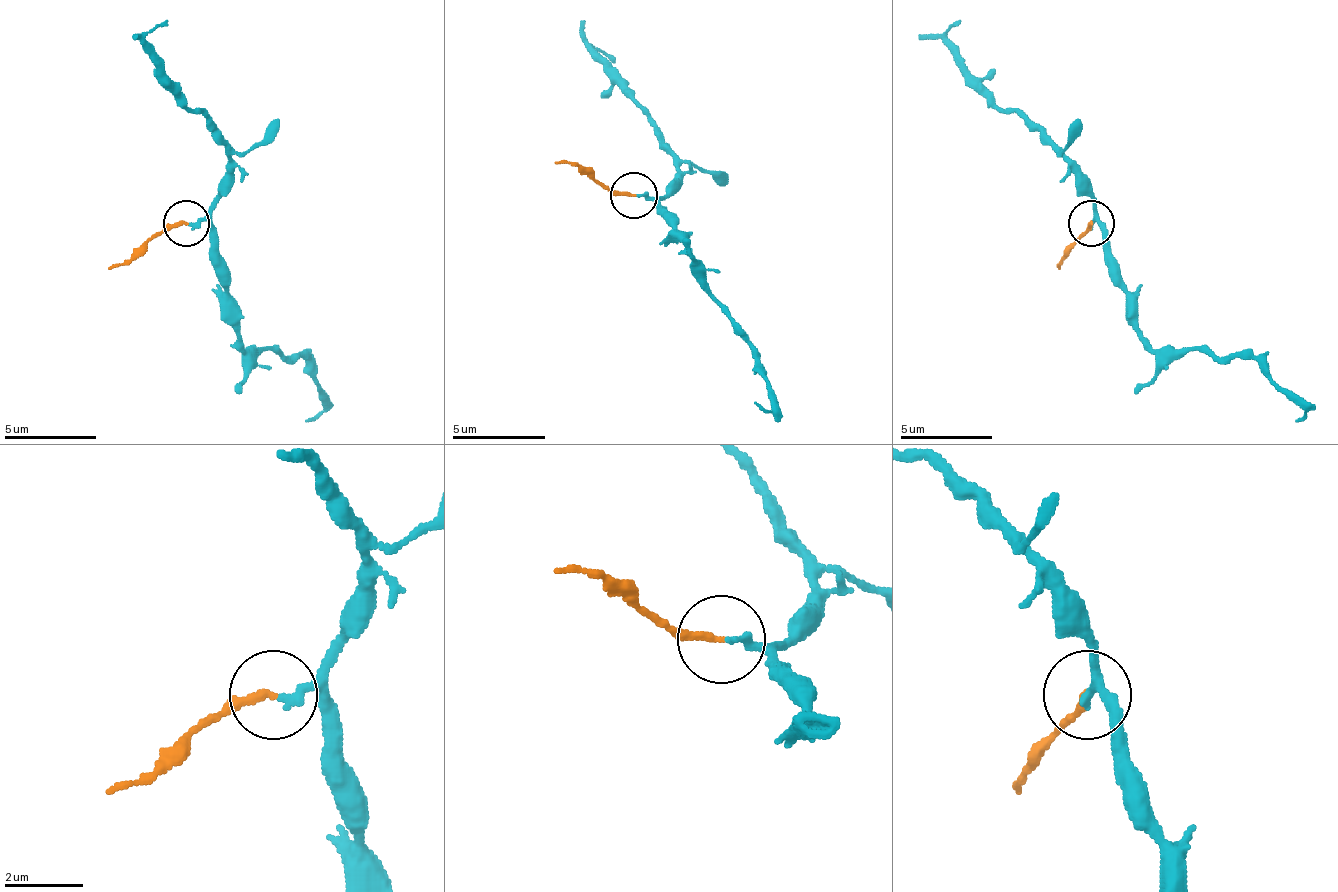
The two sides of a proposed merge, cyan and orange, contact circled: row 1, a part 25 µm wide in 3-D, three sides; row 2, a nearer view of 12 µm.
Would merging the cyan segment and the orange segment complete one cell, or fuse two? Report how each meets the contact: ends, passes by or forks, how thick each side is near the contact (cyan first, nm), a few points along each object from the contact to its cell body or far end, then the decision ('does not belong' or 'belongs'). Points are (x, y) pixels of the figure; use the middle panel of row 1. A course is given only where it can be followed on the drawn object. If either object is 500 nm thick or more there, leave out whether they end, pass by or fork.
cyan ends; orange ends; calibres 200 and 200 nm; course cyan (635, 196), (649, 201), (658, 210), (695, 261), (695, 280), (732, 322), (774, 405), (756, 401); course orange (635, 196), (616, 196), (574, 164), (556, 164); does not belong

